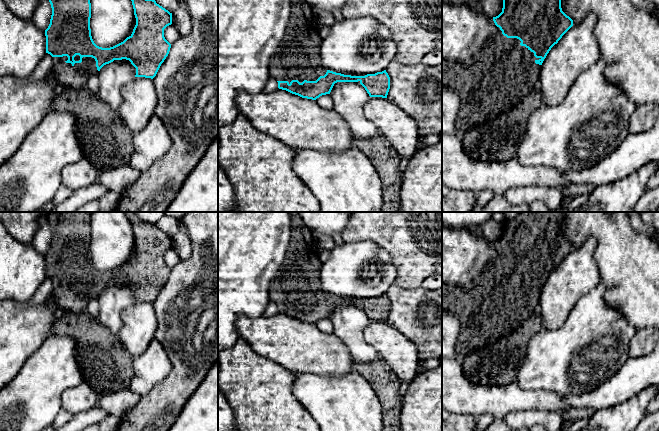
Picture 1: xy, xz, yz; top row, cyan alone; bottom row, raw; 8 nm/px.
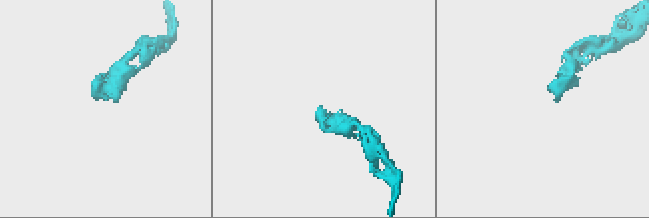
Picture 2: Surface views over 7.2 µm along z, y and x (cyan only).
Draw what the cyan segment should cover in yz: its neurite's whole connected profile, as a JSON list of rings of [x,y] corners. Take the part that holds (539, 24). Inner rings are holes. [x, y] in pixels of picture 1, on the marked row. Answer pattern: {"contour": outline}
{"contour": [[[503,0],[502,12],[498,16],[493,17],[493,21],[495,25],[500,28],[504,36],[506,36],[507,38],[519,39],[521,41],[521,46],[525,46],[528,50],[533,52],[534,56],[537,58],[535,60],[535,63],[539,65],[542,65],[551,48],[555,44],[557,44],[558,41],[562,38],[562,36],[573,26],[573,20],[562,11],[561,0]]]}

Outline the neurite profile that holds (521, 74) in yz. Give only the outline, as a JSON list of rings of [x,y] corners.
[[[497,28],[494,41],[479,54],[478,61],[473,65],[442,60],[442,86],[456,90],[460,97],[456,127],[463,132],[462,146],[469,157],[484,162],[504,162],[515,157],[530,115],[543,104],[538,85],[541,65],[535,63],[541,58],[536,58],[533,52],[521,46],[519,39],[507,38]]]

